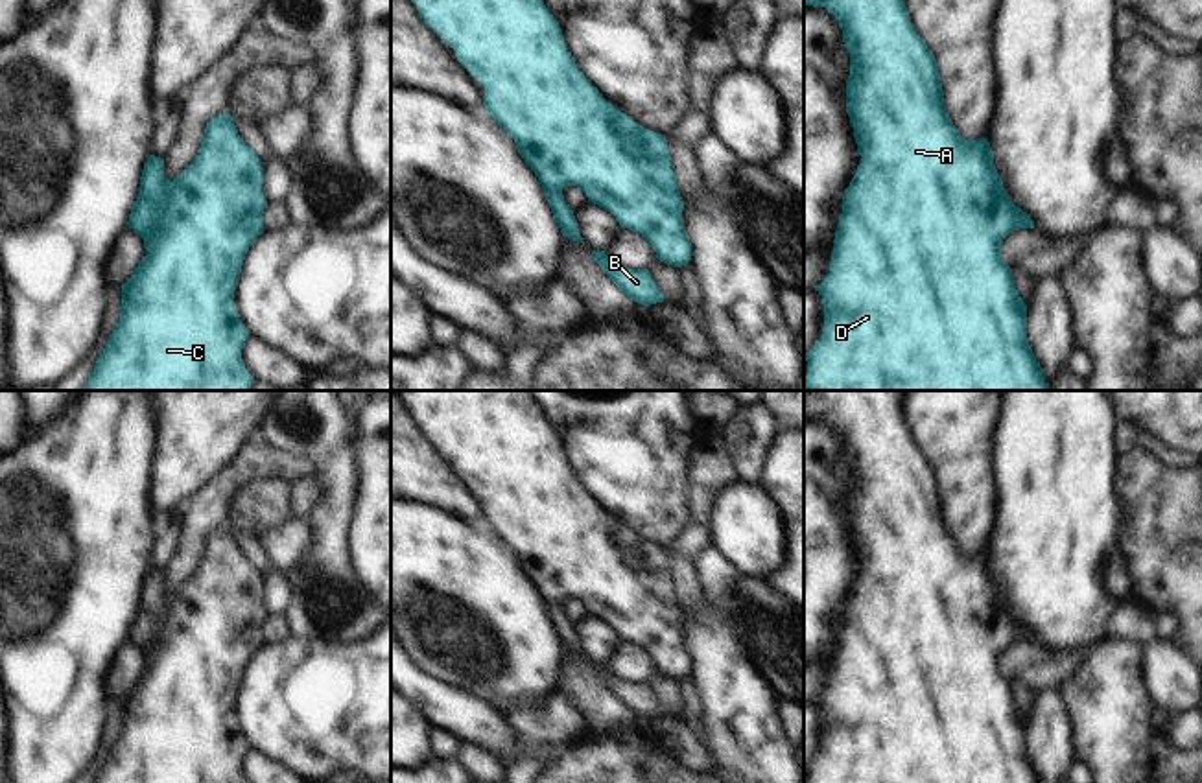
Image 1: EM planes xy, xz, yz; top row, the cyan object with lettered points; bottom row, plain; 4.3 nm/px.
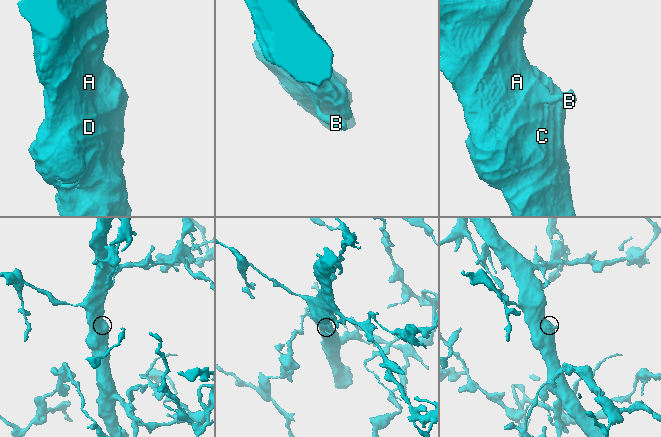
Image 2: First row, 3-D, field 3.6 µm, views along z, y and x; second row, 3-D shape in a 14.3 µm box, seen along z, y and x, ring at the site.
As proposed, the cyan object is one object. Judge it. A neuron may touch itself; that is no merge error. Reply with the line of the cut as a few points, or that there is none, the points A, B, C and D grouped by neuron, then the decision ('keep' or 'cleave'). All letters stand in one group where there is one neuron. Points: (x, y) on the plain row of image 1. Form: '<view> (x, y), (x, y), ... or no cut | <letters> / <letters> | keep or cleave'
no cut | A B C D | keep

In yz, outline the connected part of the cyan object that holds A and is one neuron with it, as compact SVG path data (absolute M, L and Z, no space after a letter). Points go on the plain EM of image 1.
M806 391L804 418L826 420L843 442L843 455L850 466L846 492L846 525L861 575L844 604L843 626L835 643L830 685L815 702L824 717L824 739L815 759L804 768L807 783L1042 783L1027 750L1027 717L1019 709L1012 682L1001 671L1001 656L1019 641L1034 641L1027 625L1012 615L994 577L994 564L986 551L964 553L946 525L938 477L925 453L911 437L903 413L907 391Z

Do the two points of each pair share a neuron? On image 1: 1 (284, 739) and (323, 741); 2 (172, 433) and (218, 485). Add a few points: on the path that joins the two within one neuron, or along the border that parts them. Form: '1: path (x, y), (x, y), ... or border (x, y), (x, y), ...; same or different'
1: path (294, 739), (314, 739); same
2: border (242, 444), (183, 507); different

